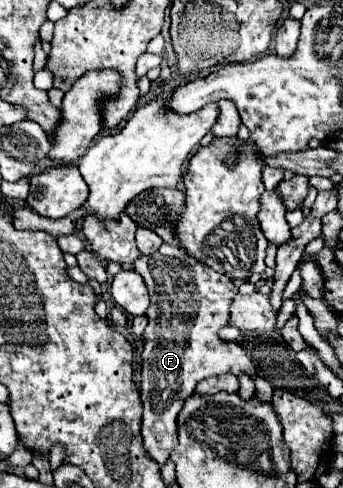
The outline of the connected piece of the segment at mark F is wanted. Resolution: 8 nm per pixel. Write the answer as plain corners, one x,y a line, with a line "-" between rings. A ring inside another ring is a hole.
160,253
140,255
132,265
150,291
150,307
146,311
148,325
142,335
142,441
146,453
162,467
178,443
176,415
184,399
192,395
196,383
222,373
252,375
254,365
240,343
218,337
218,331
228,325
228,307
238,291
228,275

